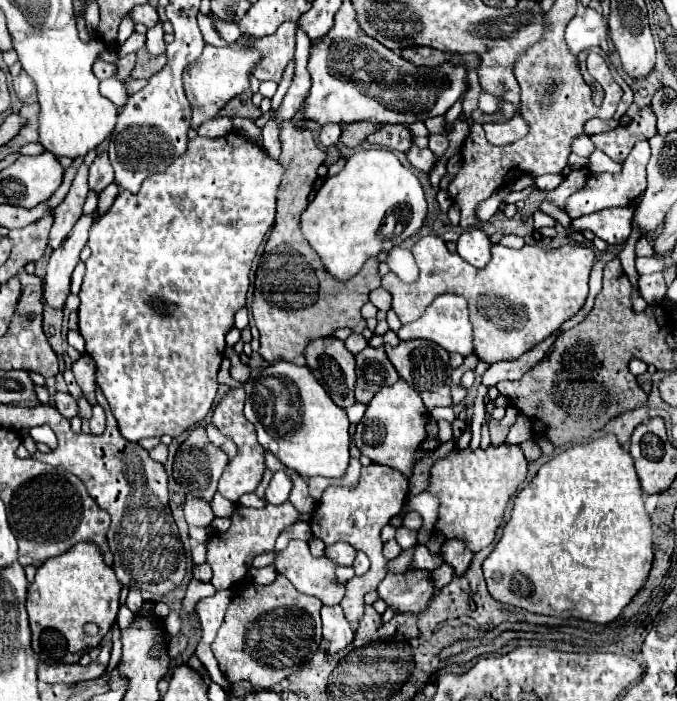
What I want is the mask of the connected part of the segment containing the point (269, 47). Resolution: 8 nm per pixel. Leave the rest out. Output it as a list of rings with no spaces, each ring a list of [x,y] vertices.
[[[284,22],[276,34],[266,36],[266,38],[248,38],[248,42],[254,42],[266,58],[262,60],[262,66],[254,70],[254,76],[264,82],[264,80],[274,80],[280,82],[286,64],[294,58],[294,34],[296,34],[296,24],[294,22]]]

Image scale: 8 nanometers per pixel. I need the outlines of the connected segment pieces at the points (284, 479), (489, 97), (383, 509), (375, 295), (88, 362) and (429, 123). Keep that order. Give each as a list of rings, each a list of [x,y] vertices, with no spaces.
[[[278,470],[278,472],[274,472],[274,476],[272,476],[272,480],[266,488],[266,500],[272,502],[272,504],[286,502],[288,494],[290,494],[290,488],[292,488],[292,480],[290,480],[288,472]]]
[[[482,90],[480,96],[478,96],[478,110],[482,110],[488,116],[492,116],[492,114],[496,114],[500,110],[502,102],[504,102],[502,96],[494,96],[494,94]]]
[[[370,464],[370,466],[362,468],[362,476],[360,476],[358,486],[354,486],[354,488],[342,488],[342,486],[326,488],[326,492],[322,494],[318,508],[310,520],[310,528],[312,528],[314,536],[324,540],[326,544],[348,542],[356,550],[362,550],[372,562],[370,570],[364,576],[354,576],[352,580],[346,582],[346,596],[340,602],[340,606],[344,610],[344,616],[352,624],[360,622],[360,618],[364,614],[364,594],[376,590],[376,586],[388,574],[388,560],[382,556],[380,530],[382,530],[382,526],[386,526],[390,522],[392,516],[396,516],[402,510],[406,496],[408,496],[408,478],[404,478],[402,472],[398,472],[390,466]]]
[[[376,288],[370,292],[370,302],[378,308],[378,310],[390,310],[390,302],[392,302],[392,296],[388,290],[384,288]]]
[[[82,354],[80,360],[76,360],[72,364],[72,372],[76,376],[76,382],[78,386],[82,388],[86,400],[96,406],[96,396],[94,396],[94,386],[96,386],[96,366],[94,366],[94,360],[88,356],[88,354]]]
[[[436,116],[427,118],[424,121],[430,134],[441,134],[445,131],[446,120],[444,116]]]

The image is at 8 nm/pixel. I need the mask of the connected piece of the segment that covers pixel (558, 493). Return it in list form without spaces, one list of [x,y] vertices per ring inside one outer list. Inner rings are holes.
[[[604,434],[604,436],[600,436],[600,438],[592,440],[592,442],[574,444],[570,448],[562,450],[558,456],[554,456],[552,460],[542,464],[538,474],[532,478],[532,482],[524,490],[520,490],[520,494],[514,500],[512,516],[510,516],[508,524],[504,526],[504,534],[502,534],[500,542],[496,544],[492,554],[482,564],[490,596],[494,600],[498,600],[498,602],[504,602],[504,604],[528,610],[528,612],[536,612],[536,614],[556,616],[556,618],[570,618],[570,616],[574,616],[574,618],[584,618],[584,620],[592,620],[592,622],[598,622],[598,624],[612,622],[614,618],[618,618],[618,614],[624,610],[624,606],[628,606],[628,602],[634,598],[634,594],[646,582],[648,572],[652,568],[652,560],[654,560],[652,518],[646,514],[642,494],[644,492],[642,492],[638,474],[634,470],[632,456],[630,456],[628,450],[624,450],[624,446],[618,442],[618,438],[614,434]]]

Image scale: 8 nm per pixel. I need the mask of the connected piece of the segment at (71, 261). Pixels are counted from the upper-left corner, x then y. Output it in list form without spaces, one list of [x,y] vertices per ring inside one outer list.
[[[96,210],[92,214],[82,214],[72,232],[64,238],[60,248],[54,250],[48,260],[44,278],[44,298],[54,308],[62,308],[66,296],[70,294],[70,276],[76,264],[80,262],[80,252],[88,242],[88,232],[96,214]]]

